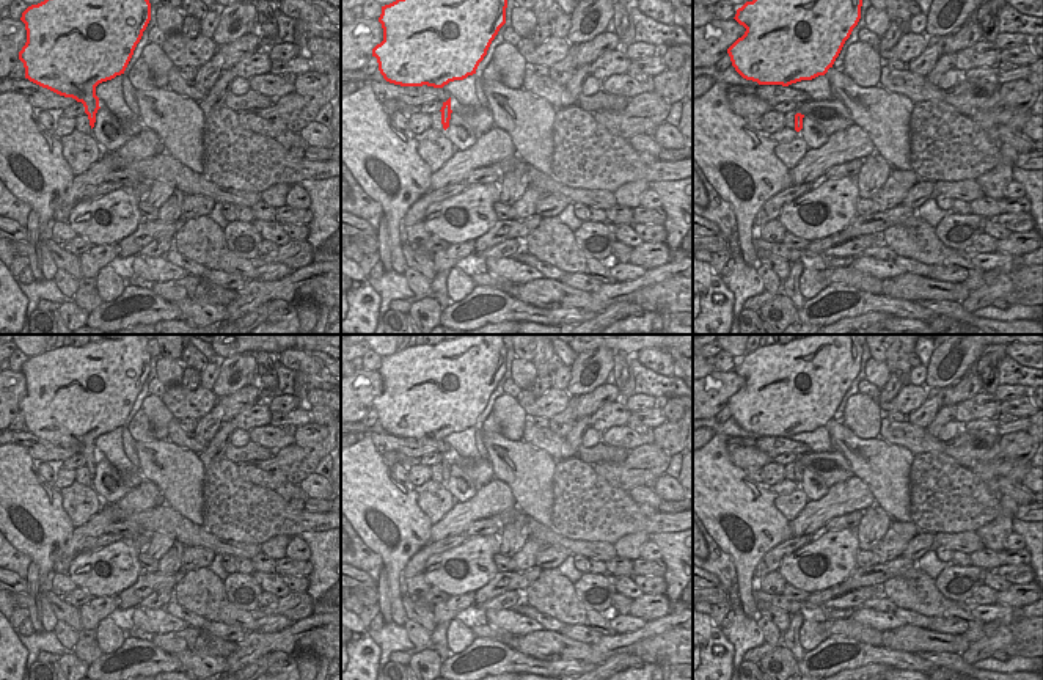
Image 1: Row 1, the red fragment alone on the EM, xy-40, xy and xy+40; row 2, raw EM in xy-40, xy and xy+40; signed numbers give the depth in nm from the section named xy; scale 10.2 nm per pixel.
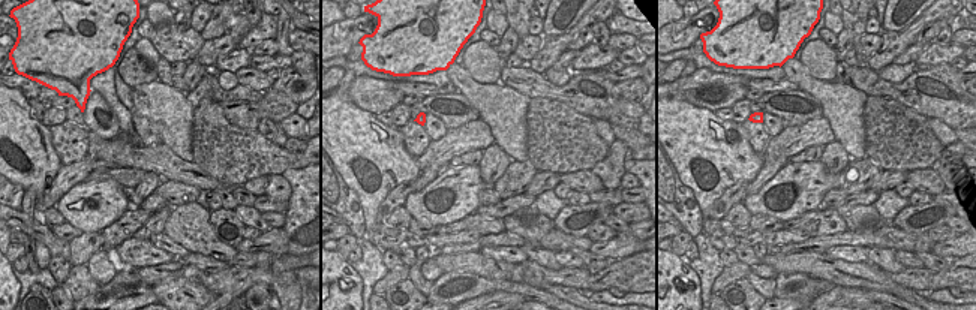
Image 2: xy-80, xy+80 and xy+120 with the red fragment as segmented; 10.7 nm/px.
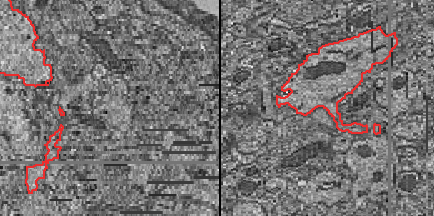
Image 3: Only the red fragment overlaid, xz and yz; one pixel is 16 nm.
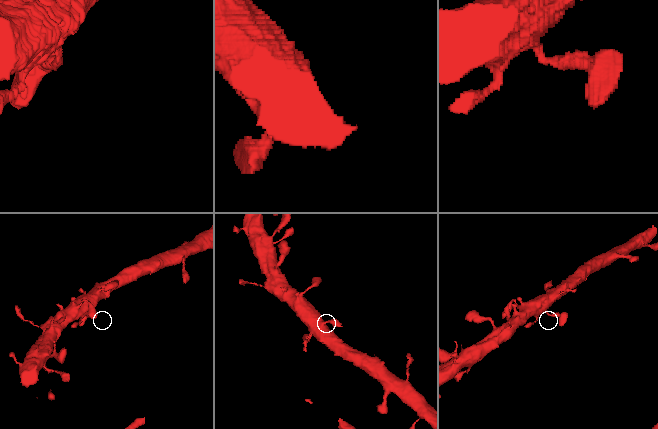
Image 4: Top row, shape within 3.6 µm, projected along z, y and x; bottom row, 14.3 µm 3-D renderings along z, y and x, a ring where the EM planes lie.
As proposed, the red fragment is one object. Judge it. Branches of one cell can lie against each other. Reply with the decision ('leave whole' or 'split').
leave whole

